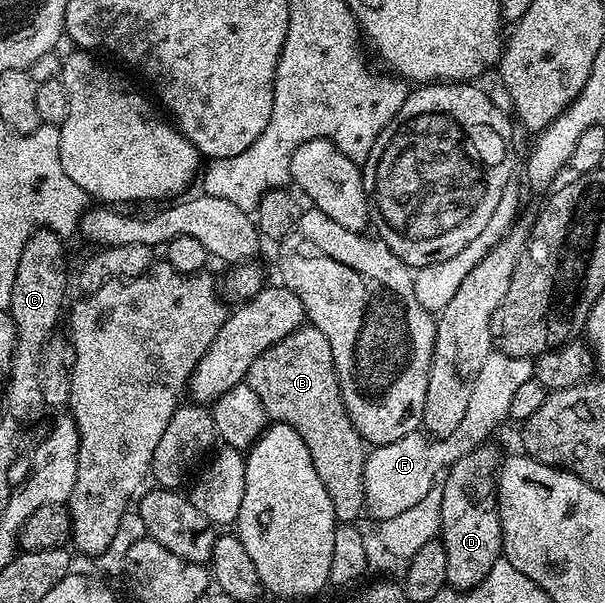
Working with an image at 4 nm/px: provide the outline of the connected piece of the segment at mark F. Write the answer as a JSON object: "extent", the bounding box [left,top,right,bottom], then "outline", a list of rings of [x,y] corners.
{"extent":[364,351,533,523],"outline":[[[492,351],[472,385],[471,398],[467,410],[456,431],[446,437],[430,438],[425,432],[415,431],[396,439],[396,443],[373,446],[367,452],[364,463],[364,495],[366,496],[365,512],[381,523],[392,519],[392,515],[401,515],[408,511],[439,484],[440,478],[455,461],[468,455],[469,451],[485,444],[492,431],[509,418],[513,393],[521,384],[533,380],[533,360],[527,357],[508,356]]]}

